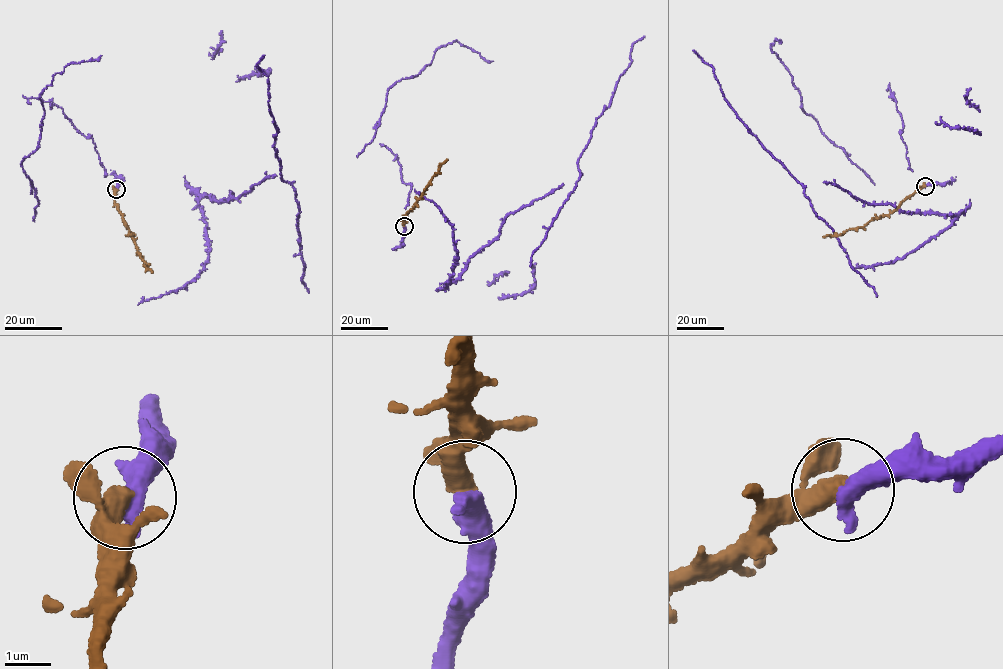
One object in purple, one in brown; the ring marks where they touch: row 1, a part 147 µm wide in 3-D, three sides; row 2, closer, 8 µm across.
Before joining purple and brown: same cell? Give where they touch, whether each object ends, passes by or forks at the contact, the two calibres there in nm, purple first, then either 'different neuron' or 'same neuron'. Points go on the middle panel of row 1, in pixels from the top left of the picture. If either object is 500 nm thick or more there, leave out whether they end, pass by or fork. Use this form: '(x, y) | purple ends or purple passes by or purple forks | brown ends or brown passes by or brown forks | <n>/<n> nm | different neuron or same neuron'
(404, 226) | purple ends | brown passes by | 480/340 nm | same neuron

